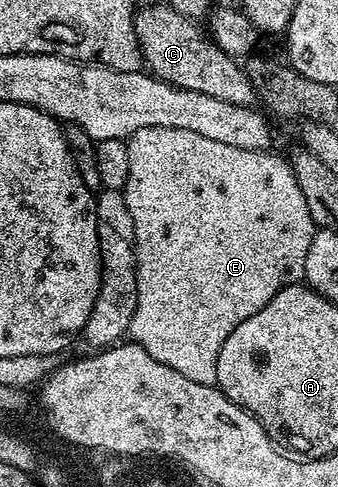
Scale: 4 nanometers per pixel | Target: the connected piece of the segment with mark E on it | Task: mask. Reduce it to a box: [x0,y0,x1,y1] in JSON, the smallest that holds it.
[123,127,315,385]

